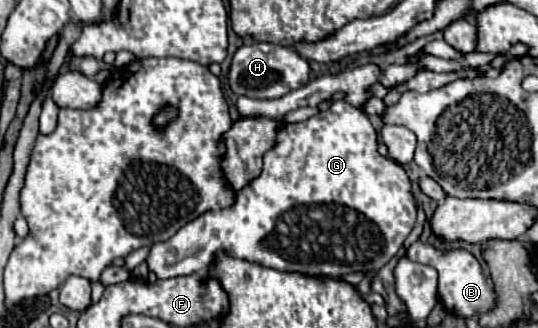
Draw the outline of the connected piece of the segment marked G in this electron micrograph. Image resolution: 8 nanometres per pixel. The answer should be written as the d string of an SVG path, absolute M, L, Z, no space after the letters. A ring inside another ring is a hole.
M337 101L327 111L319 111L317 115L309 117L303 123L287 123L287 125L283 125L277 131L275 145L263 157L261 175L257 179L253 179L251 183L247 183L247 187L243 187L239 191L233 207L227 207L223 211L207 211L207 213L199 215L199 219L193 219L191 223L183 225L171 239L167 239L163 243L155 243L151 247L147 263L149 263L149 269L159 279L169 279L169 277L207 271L213 265L213 261L215 261L215 253L217 251L225 251L225 253L229 253L235 259L243 259L243 261L249 261L249 263L259 263L259 265L273 267L273 269L279 269L279 271L301 273L301 275L311 275L311 277L333 277L333 279L337 279L337 277L343 277L347 273L355 273L355 271L367 273L367 271L377 271L383 265L387 265L391 261L391 257L401 249L403 241L407 239L407 235L411 233L415 223L417 223L417 201L415 201L415 197L411 193L411 181L409 181L407 173L393 159L379 155L379 151L377 151L377 133L373 129L371 121L367 119L367 115L363 111L359 111L357 107L351 107L347 101Z

